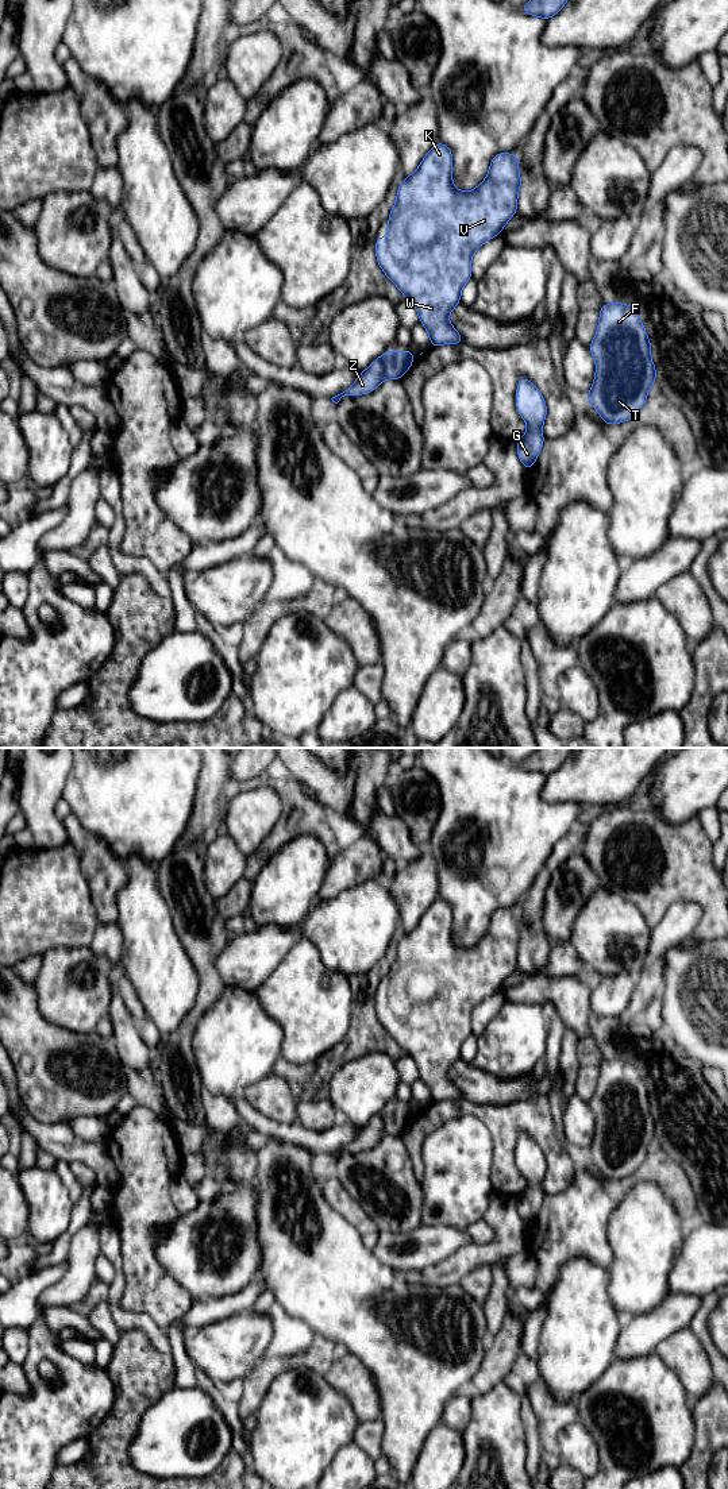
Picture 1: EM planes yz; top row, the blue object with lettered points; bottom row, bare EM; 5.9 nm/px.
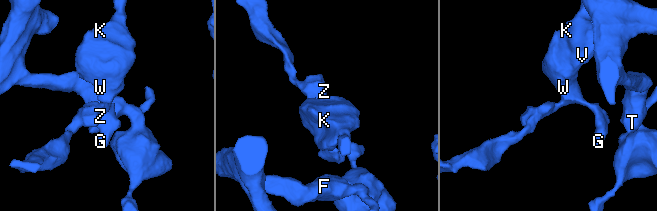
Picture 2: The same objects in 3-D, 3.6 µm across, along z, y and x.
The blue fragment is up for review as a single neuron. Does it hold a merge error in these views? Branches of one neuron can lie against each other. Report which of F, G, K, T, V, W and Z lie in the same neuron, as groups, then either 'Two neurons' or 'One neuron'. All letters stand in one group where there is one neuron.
Groups: F G K T V W / Z. Two neurons

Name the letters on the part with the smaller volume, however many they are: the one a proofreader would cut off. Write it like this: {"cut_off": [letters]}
{"cut_off": ["Z"]}

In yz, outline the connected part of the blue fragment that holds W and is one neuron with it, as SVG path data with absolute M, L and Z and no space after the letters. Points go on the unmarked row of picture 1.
M440 898L425 910L416 927L398 941L396 960L388 973L388 992L375 995L377 1019L402 1052L415 1061L420 1079L430 1091L431 1103L463 1099L461 1089L448 1077L448 1072L461 1060L461 1048L471 1035L473 1010L486 996L501 991L504 981L517 968L520 944L517 911L498 909L490 918L488 933L473 948L458 946L452 941L452 907Z

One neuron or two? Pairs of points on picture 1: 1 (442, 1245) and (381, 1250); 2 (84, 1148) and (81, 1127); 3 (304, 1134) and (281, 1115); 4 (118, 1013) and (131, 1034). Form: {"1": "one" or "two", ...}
{"1": "one", "2": "two", "3": "two", "4": "one"}

